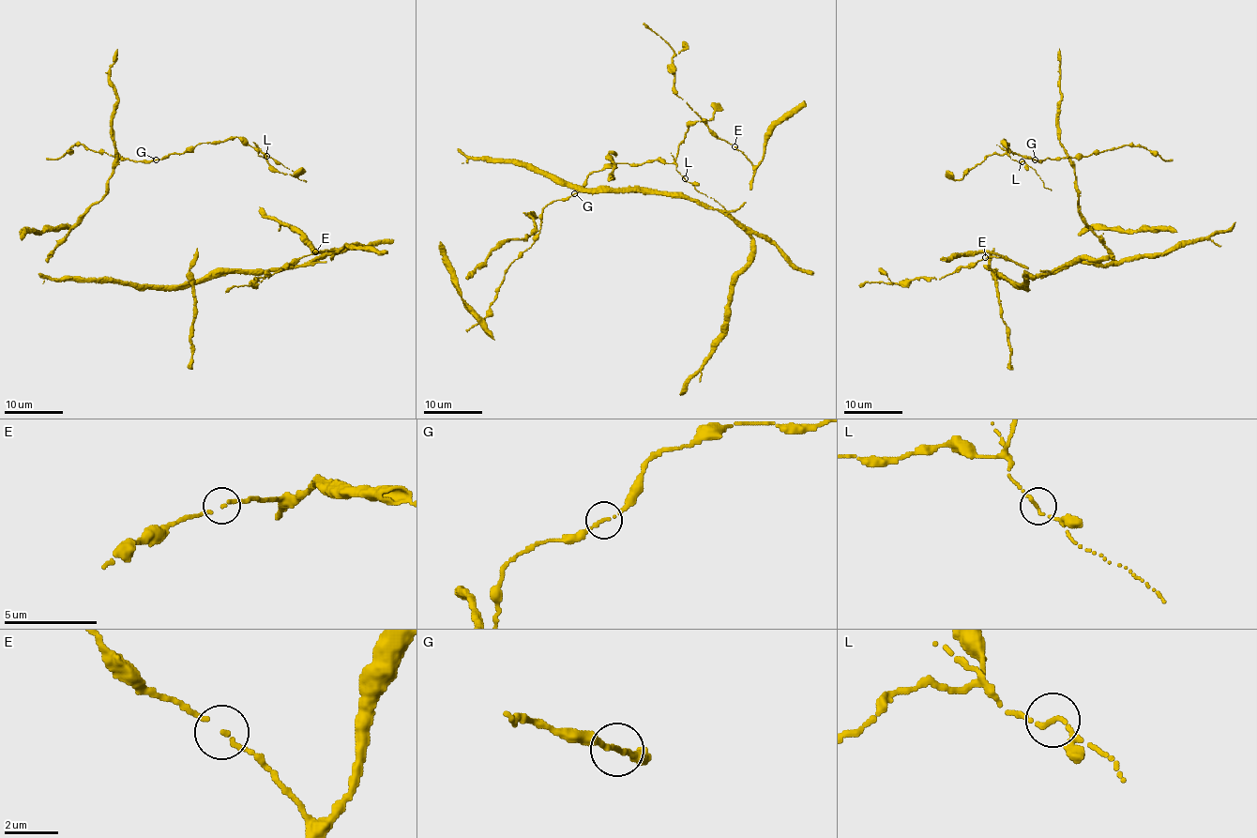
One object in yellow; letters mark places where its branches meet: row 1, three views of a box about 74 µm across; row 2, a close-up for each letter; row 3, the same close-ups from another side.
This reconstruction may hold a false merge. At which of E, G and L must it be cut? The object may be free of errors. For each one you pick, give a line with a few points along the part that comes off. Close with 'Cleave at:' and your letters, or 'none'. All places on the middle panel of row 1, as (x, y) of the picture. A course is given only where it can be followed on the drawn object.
Cleave at: none

